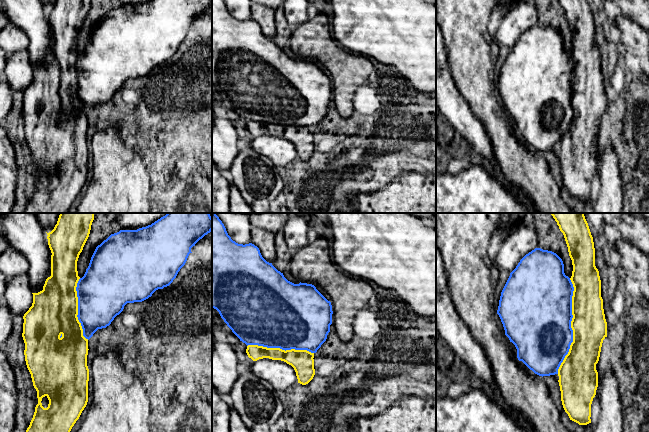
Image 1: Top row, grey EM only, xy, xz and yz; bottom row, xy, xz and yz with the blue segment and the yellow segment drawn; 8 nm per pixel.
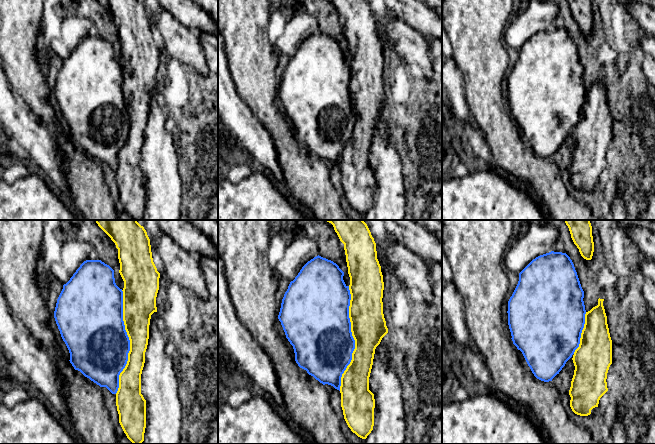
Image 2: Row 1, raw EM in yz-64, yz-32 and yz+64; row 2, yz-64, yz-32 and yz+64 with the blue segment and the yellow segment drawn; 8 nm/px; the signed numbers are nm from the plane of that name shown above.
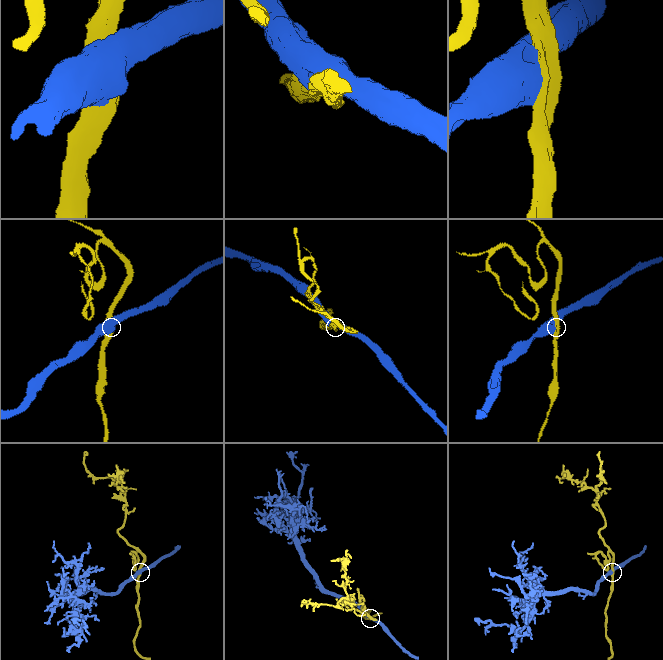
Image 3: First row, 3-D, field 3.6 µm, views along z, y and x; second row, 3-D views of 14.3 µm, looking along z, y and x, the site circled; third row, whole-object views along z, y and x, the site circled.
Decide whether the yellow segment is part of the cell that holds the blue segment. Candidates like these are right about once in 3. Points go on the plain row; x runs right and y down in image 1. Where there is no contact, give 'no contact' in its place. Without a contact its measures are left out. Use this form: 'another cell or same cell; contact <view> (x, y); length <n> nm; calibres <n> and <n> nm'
another cell; contact yz (570, 102); length 800 nm; calibres 500 and 280 nm

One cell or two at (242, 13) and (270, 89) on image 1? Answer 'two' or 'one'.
one

